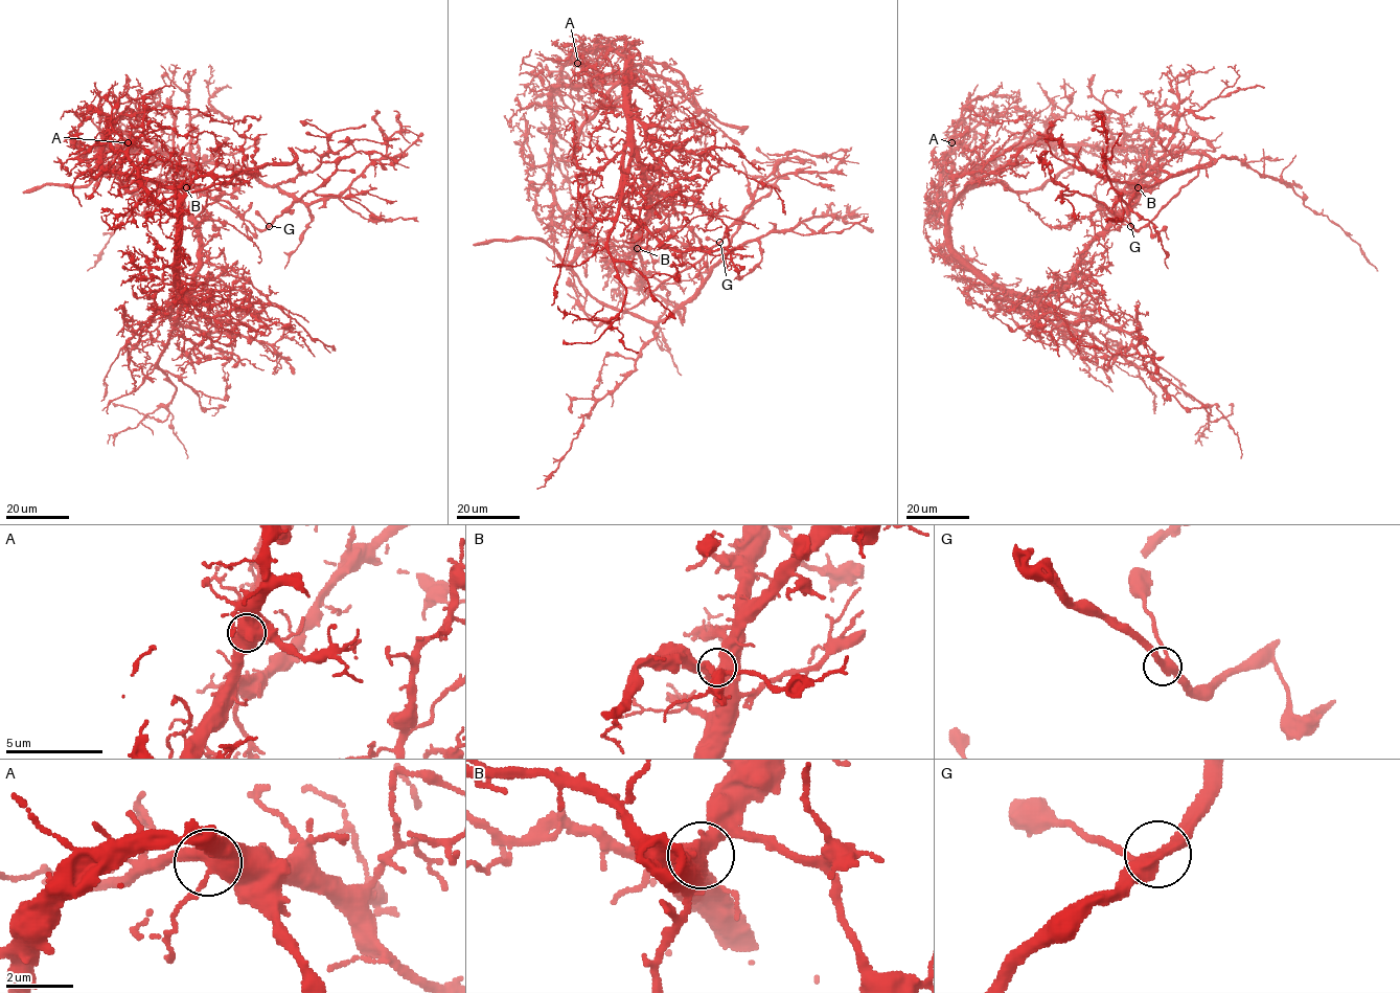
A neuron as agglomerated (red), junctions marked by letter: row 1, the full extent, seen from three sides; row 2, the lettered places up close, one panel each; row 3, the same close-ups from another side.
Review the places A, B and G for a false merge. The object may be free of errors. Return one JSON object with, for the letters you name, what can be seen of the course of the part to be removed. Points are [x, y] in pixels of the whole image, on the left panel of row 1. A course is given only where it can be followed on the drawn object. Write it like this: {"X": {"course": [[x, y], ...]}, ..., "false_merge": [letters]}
{"false_merge": []}

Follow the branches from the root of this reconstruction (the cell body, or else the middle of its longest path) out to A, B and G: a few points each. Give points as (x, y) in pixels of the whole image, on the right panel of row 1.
A: (1025, 190), (1013, 190), (1002, 181), (978, 183), (945, 213), (938, 202), (937, 190), (941, 164), (951, 142)
B: (1025, 190), (972, 185), (948, 228), (953, 249), (976, 269), (1035, 297), (1066, 281), (1138, 187)
G: (1025, 190), (1069, 168), (1151, 181), (1167, 156), (1197, 153), (1198, 174), (1148, 223), (1131, 226)

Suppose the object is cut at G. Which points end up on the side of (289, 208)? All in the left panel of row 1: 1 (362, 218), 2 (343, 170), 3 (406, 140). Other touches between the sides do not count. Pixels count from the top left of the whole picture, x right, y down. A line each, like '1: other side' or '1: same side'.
1: other side
2: same side
3: other side

